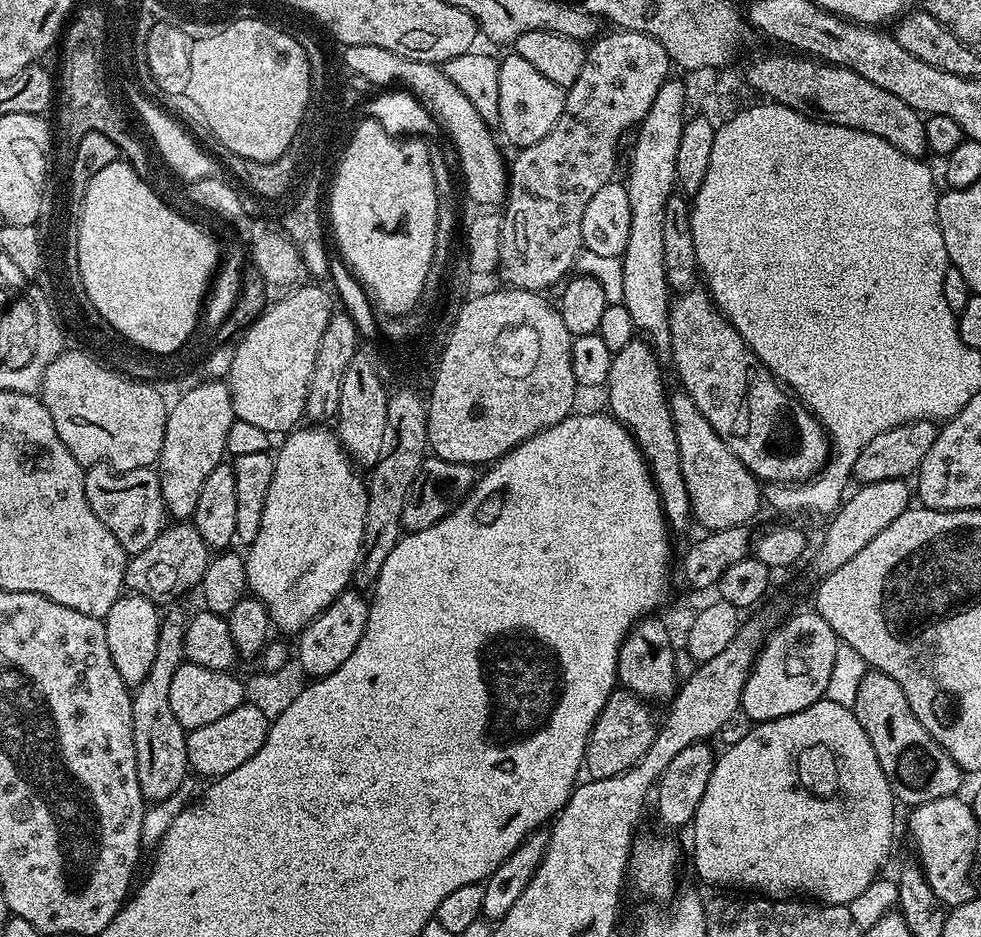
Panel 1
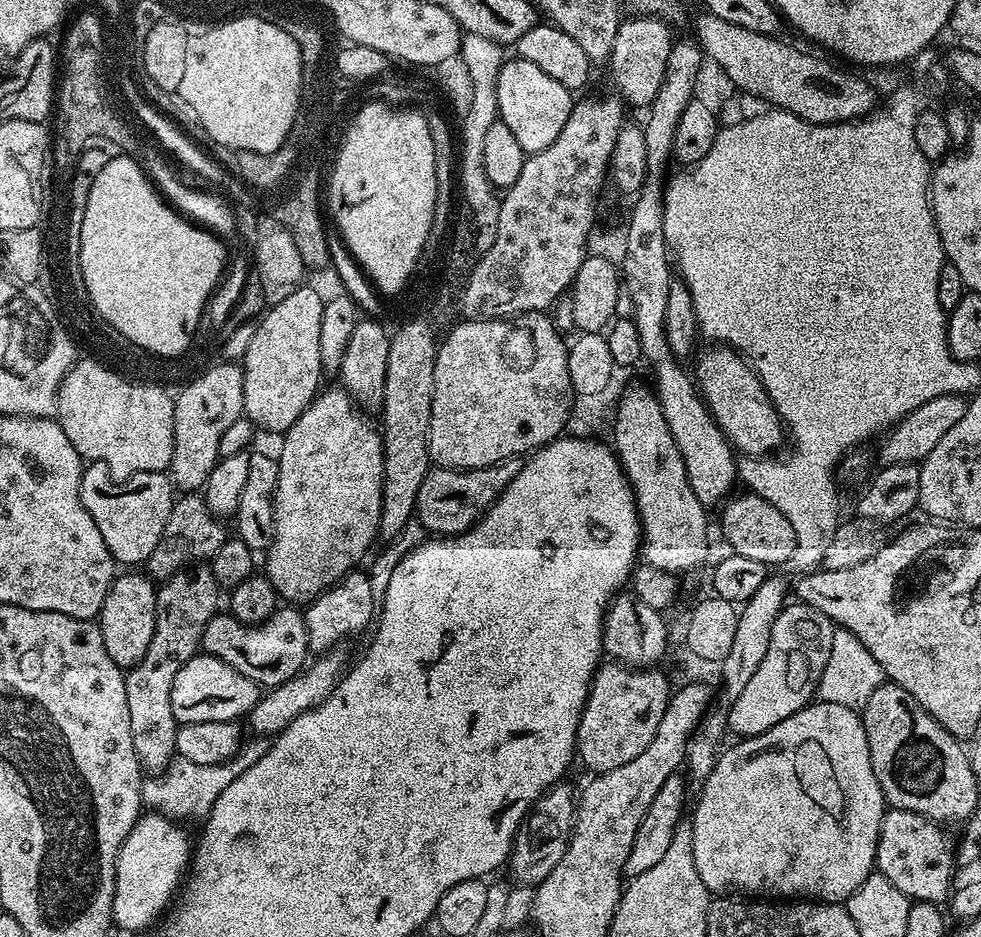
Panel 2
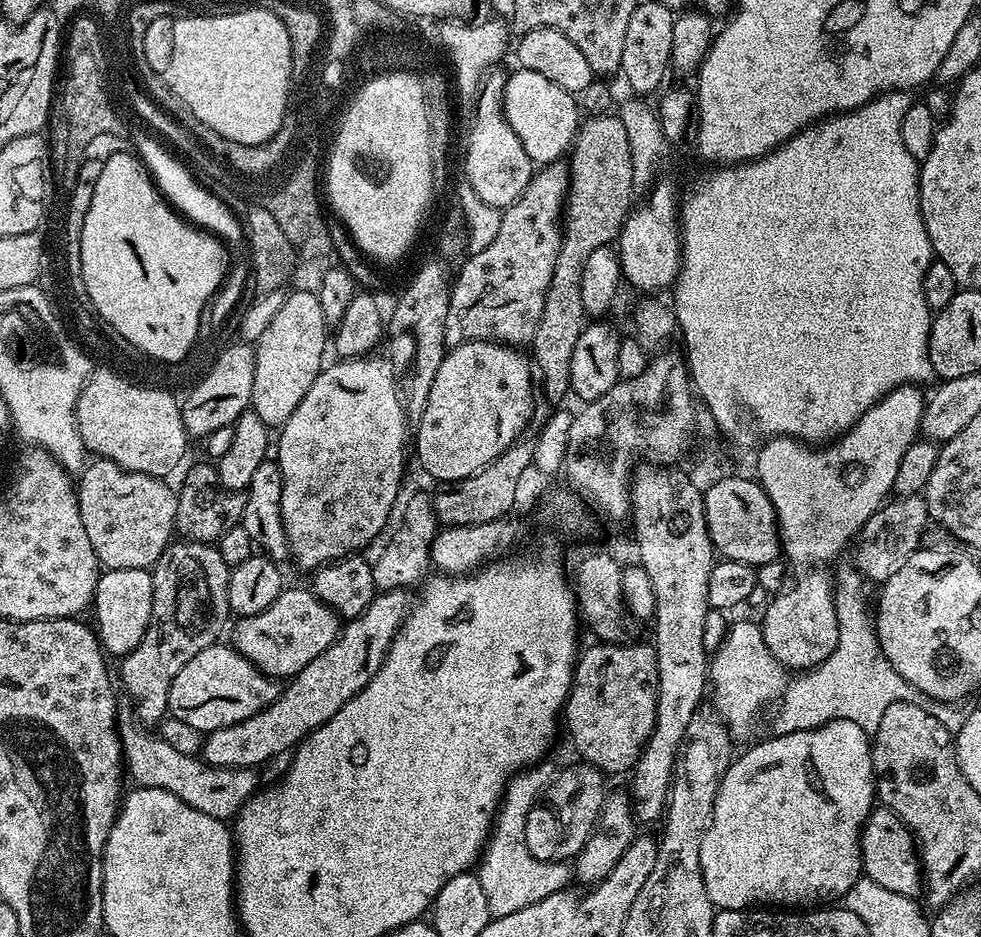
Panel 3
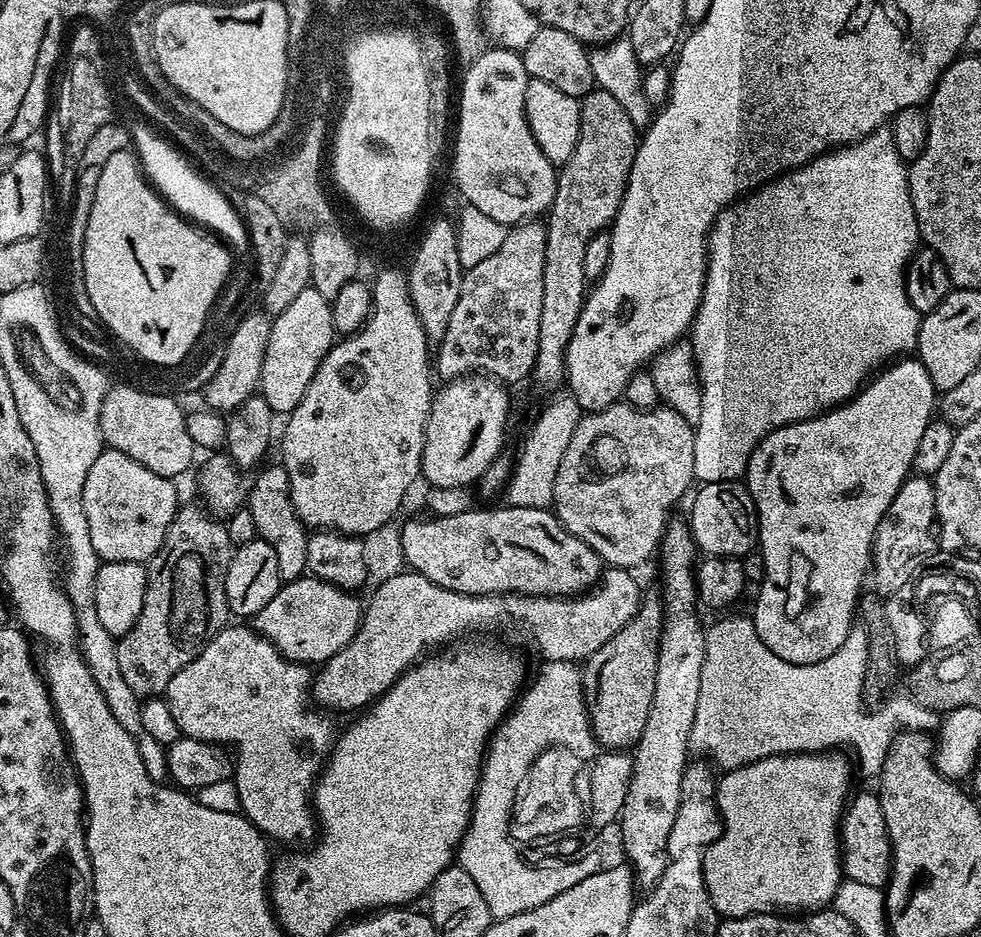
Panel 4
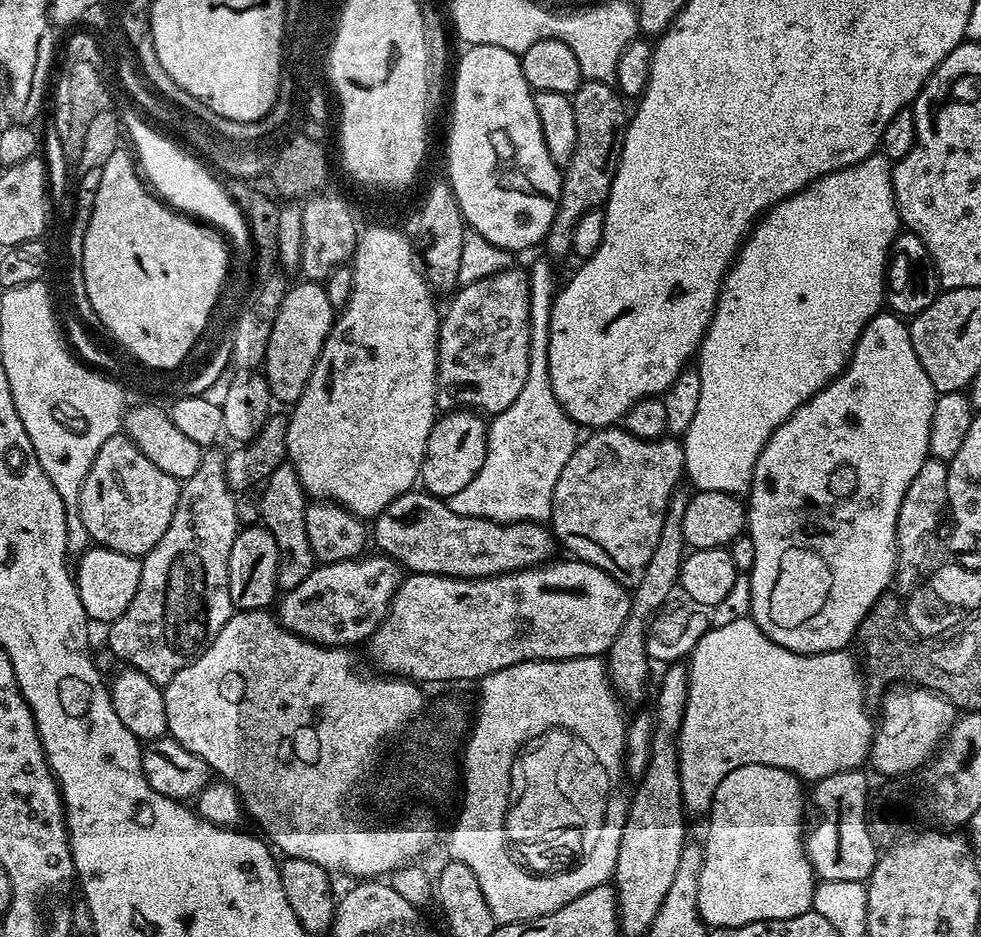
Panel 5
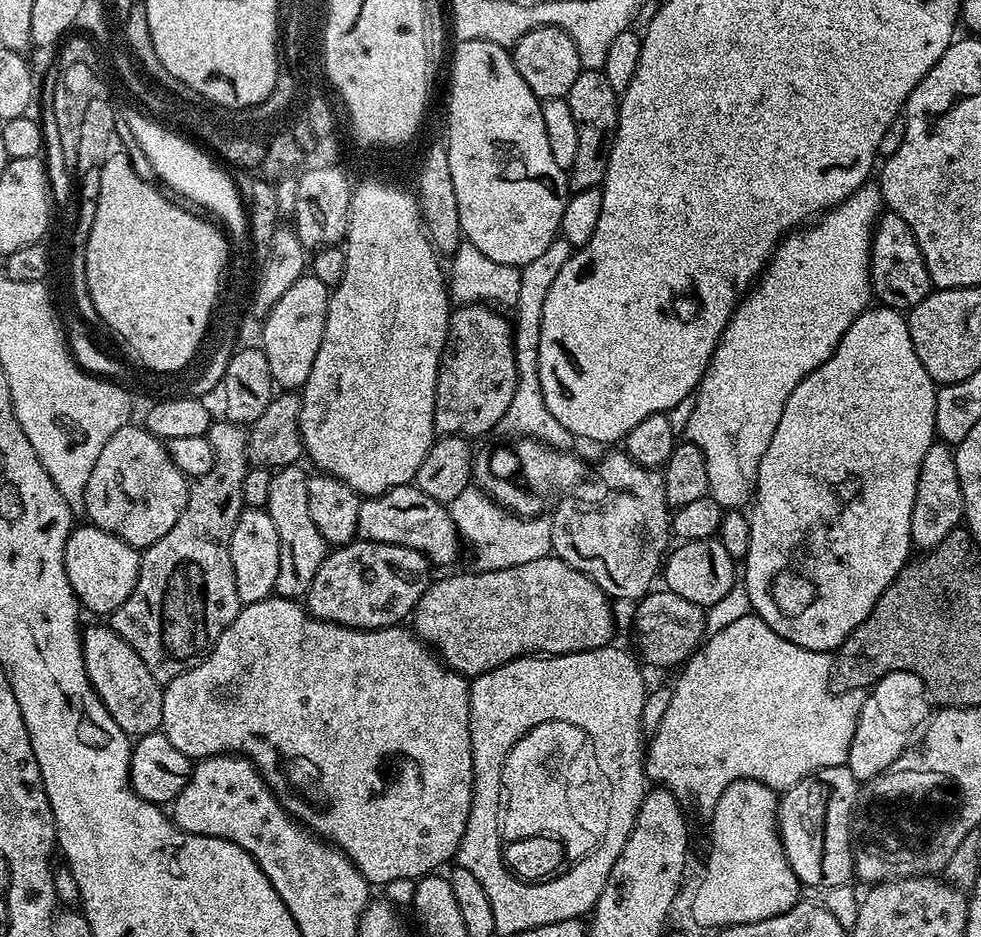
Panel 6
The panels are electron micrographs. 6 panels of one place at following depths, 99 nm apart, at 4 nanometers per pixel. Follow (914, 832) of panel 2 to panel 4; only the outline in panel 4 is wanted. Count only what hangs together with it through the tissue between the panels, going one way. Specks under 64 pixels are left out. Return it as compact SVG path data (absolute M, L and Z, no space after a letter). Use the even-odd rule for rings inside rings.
M875 791L860 792L855 796L856 793L845 807L840 825L842 872L849 880L883 889L892 872L892 843L880 809L880 798Z

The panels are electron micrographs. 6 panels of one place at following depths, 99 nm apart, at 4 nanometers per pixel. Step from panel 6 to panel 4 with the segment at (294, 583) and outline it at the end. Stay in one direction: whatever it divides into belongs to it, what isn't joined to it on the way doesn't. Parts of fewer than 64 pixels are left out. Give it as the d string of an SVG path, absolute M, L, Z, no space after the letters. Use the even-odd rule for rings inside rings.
M275 463L269 468L261 467L255 473L255 475L257 474L256 480L254 476L248 490L246 507L254 518L257 537L265 540L270 546L274 546L274 554L278 554L281 581L287 582L299 580L301 576L305 575L306 542L310 532L294 510L294 502L290 498L290 478L286 474L283 463Z

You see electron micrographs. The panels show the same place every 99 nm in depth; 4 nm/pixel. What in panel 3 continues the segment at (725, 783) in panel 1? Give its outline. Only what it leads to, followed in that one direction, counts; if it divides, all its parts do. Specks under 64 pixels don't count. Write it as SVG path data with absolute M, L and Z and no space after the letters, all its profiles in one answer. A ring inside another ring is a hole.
M831 720L817 728L798 730L785 736L769 735L769 740L748 748L733 759L726 774L720 777L718 794L714 802L714 814L700 847L700 869L706 882L706 894L710 902L720 910L726 908L751 909L753 906L783 906L796 910L801 906L824 906L829 902L840 902L847 892L862 876L860 867L860 830L872 813L877 799L876 777L872 770L872 746L869 733L858 726L858 722L849 720Z

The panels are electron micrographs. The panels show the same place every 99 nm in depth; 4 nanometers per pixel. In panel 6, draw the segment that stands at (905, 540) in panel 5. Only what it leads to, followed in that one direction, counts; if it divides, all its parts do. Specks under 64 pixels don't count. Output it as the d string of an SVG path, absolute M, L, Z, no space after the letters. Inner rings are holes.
M933 442L930 450L926 450L926 458L922 458L922 470L918 474L918 490L914 494L914 514L910 514L913 549L937 548L942 538L946 538L946 534L961 527L963 519L964 499L962 486L958 482L955 451L943 442Z

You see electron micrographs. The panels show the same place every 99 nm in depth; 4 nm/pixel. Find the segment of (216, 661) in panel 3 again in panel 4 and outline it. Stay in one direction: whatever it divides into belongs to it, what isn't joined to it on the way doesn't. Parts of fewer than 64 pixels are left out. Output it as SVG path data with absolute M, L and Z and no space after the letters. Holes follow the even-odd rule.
M232 627L223 628L213 640L205 644L202 654L198 654L194 662L170 678L166 693L168 709L170 714L174 714L174 722L183 735L227 746L229 749L236 748L234 779L240 799L240 812L269 841L293 840L296 843L293 845L300 846L303 840L311 841L318 832L312 790L332 750L333 717L314 707L310 699L314 676L305 665L287 660L255 627Z

